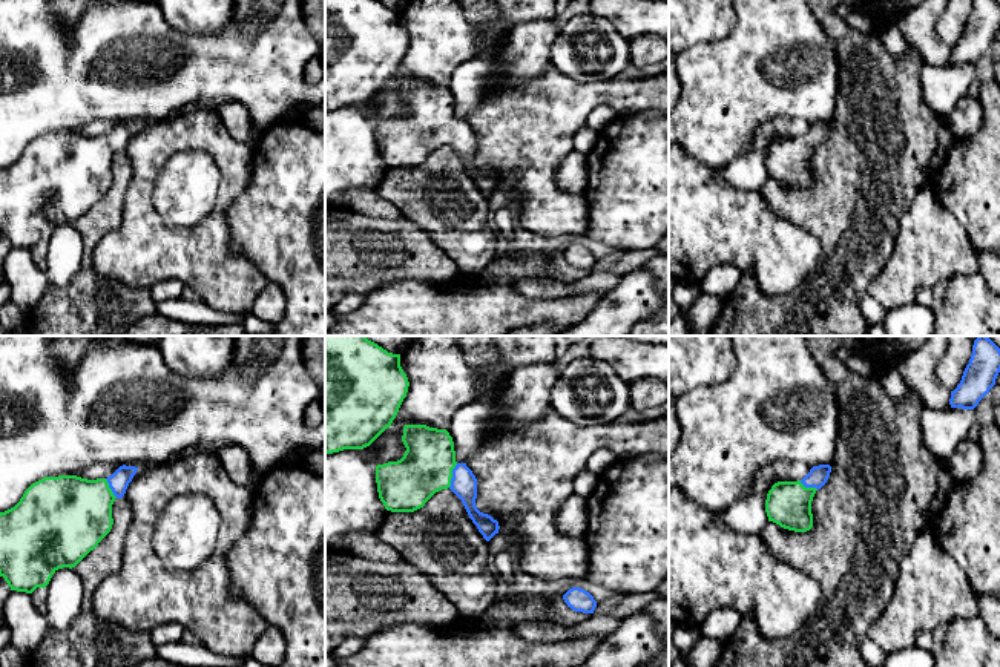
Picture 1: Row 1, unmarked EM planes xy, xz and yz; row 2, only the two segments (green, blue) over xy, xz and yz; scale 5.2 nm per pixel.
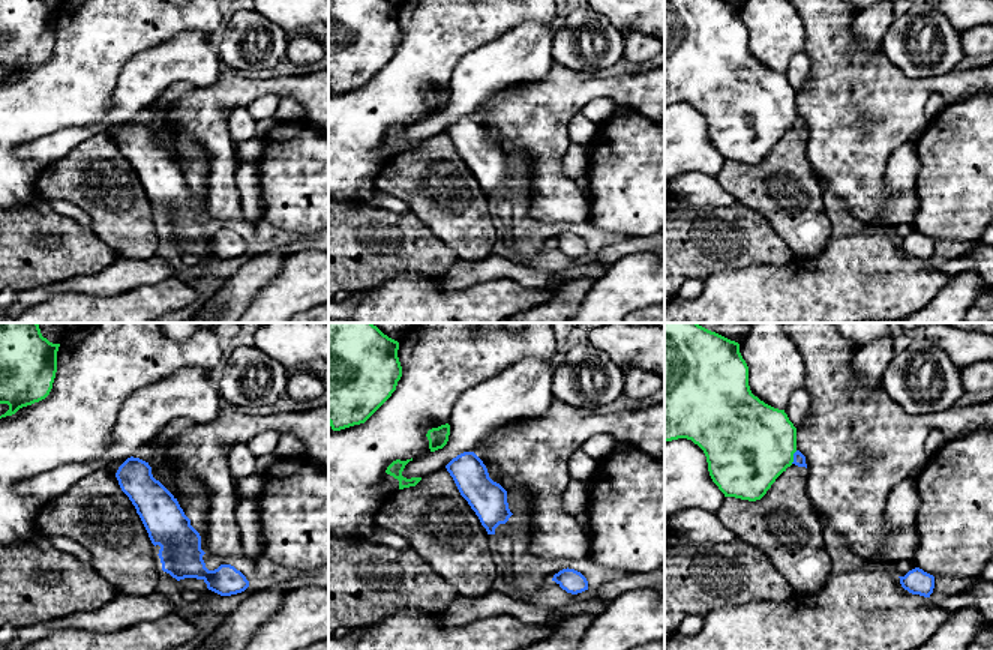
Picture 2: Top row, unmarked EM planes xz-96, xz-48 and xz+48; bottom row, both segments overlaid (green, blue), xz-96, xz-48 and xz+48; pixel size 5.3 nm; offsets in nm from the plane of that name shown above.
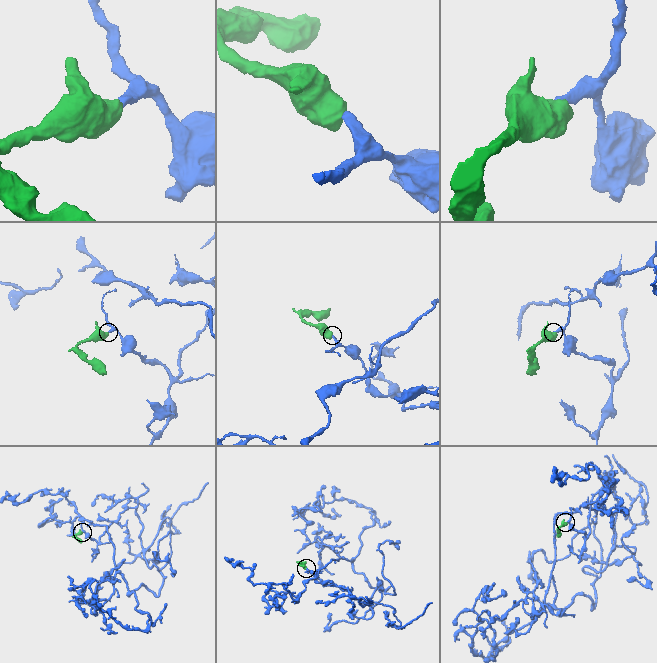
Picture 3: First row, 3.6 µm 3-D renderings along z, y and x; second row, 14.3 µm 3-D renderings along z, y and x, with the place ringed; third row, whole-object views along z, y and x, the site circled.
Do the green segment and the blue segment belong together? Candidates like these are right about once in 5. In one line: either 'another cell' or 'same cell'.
same cell

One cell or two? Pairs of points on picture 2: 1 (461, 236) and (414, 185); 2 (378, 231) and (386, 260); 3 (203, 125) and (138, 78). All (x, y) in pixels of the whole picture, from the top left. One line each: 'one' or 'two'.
1: one
2: one
3: two

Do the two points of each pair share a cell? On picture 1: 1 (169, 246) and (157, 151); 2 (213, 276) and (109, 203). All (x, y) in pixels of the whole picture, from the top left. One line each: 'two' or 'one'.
1: one
2: two

